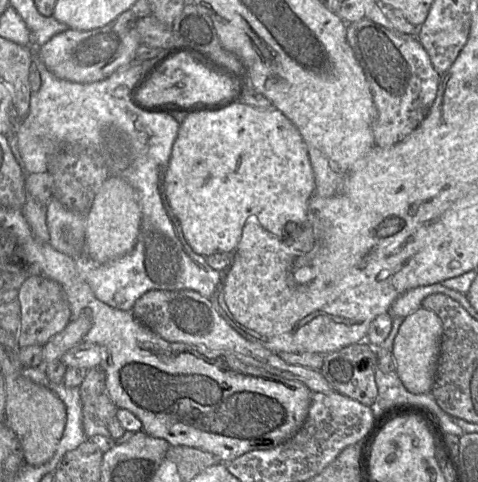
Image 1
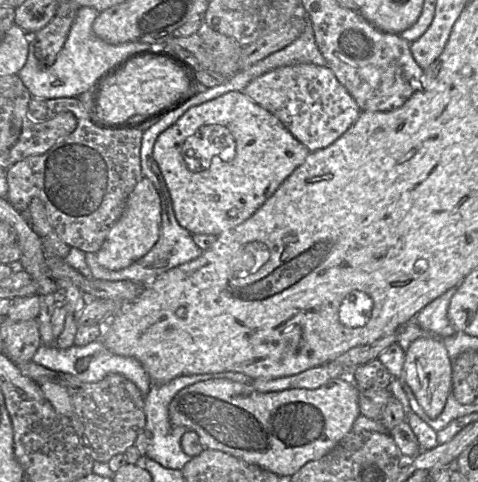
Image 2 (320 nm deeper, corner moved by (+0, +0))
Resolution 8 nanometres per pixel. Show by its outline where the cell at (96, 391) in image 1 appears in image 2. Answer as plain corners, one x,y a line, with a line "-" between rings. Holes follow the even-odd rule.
33,360
16,365
38,384
52,382
67,389
73,405
72,426
95,462
107,463
113,456
123,454
145,429
144,396
132,381
120,374
108,374
99,382
85,383
70,374
47,369

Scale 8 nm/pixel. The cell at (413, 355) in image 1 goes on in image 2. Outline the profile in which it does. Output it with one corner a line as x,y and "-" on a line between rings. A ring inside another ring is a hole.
423,336
414,340
405,351
402,376
426,414
435,419
442,412
451,391
451,359
441,338

